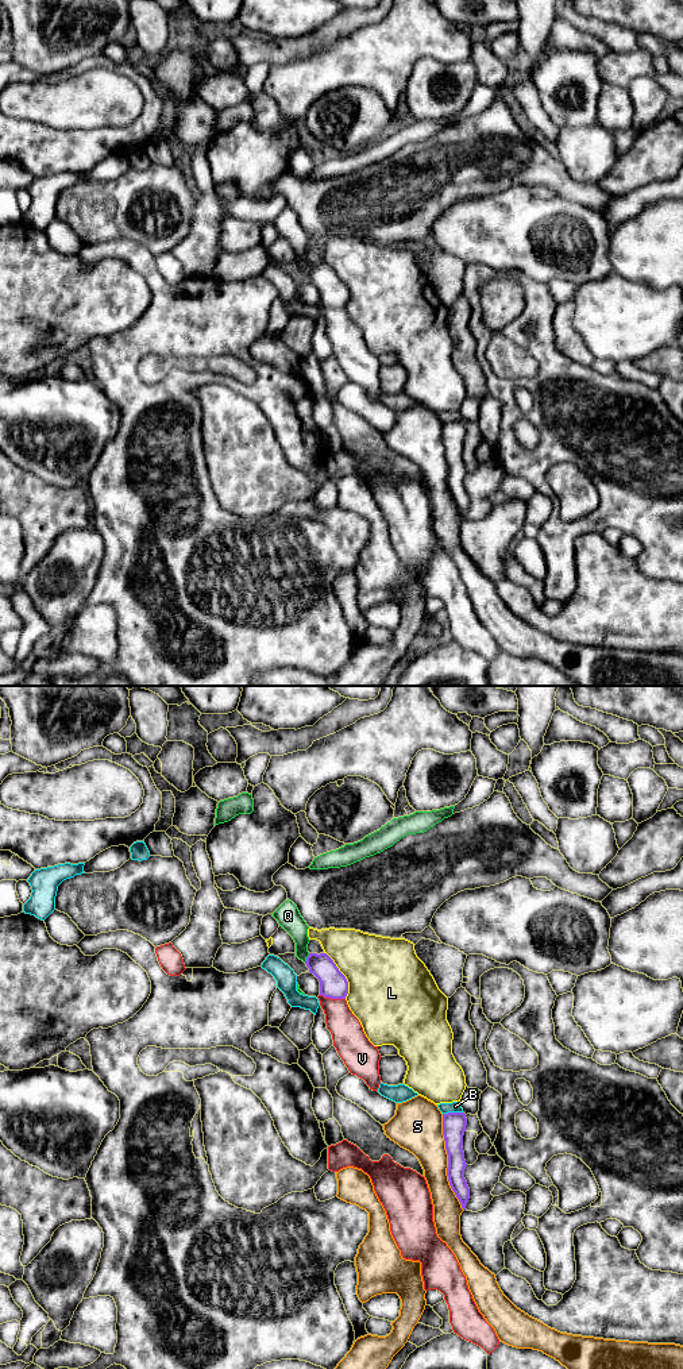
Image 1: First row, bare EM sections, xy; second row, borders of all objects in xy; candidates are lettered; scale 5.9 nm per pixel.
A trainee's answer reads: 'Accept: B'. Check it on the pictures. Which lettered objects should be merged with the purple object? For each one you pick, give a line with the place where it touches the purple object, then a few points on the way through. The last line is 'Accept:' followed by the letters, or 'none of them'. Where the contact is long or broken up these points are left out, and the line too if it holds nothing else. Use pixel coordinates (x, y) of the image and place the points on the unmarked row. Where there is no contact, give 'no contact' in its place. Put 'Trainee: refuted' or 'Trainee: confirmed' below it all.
B: meets purple in xy at (452, 421)
Accept: B
Trainee: confirmed

